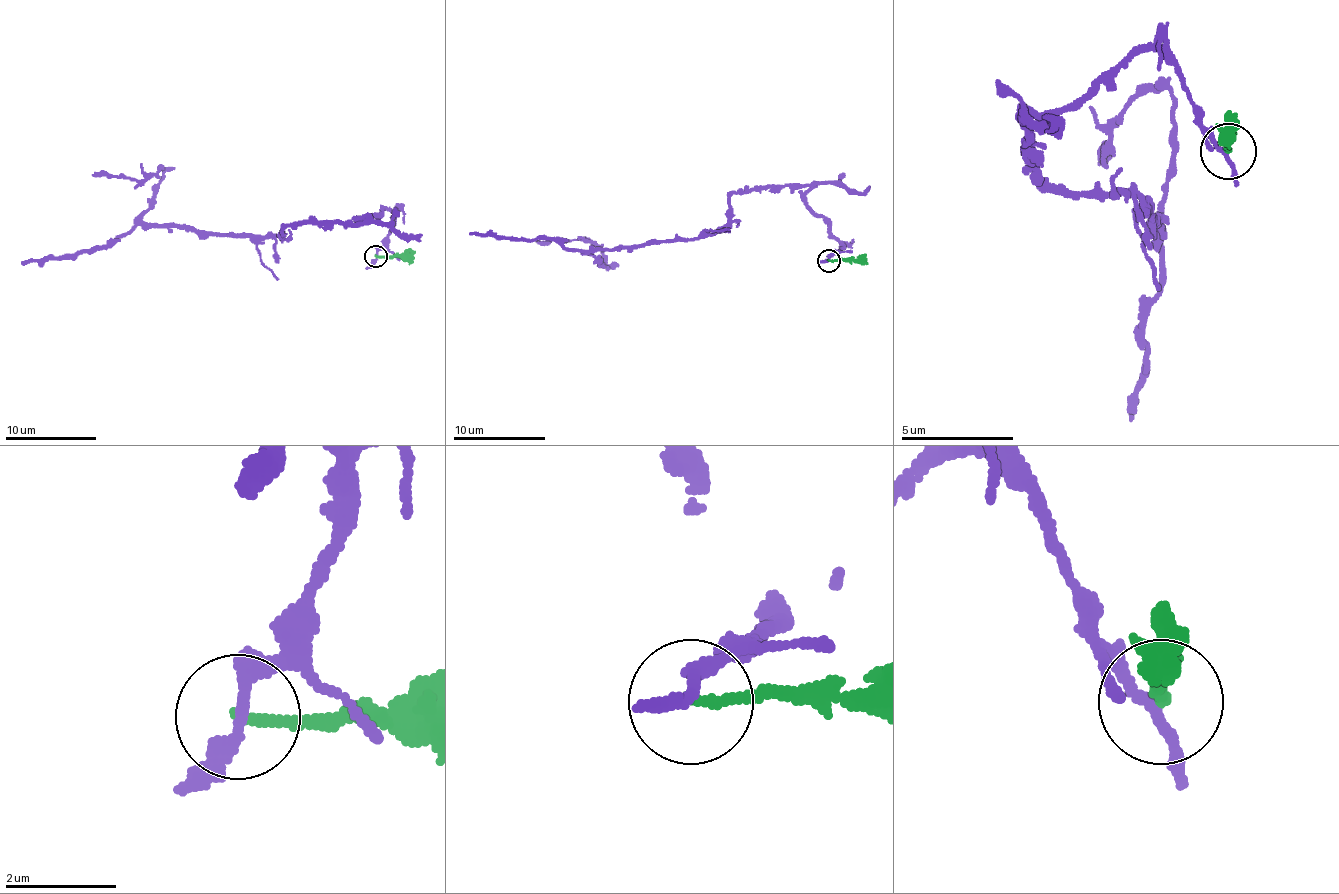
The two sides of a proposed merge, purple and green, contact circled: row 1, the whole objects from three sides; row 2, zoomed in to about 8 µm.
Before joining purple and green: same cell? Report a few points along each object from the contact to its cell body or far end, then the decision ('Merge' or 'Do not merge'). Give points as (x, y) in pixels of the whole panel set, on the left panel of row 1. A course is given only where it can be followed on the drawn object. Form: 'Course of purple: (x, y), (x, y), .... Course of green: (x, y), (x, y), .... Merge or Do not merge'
Course of purple: (375, 257), (391, 212), (288, 223), (265, 239), (151, 227), (141, 214), (162, 168), (143, 180), (93, 175). Course of green: (375, 257), (407, 257), (414, 251). Do not merge

